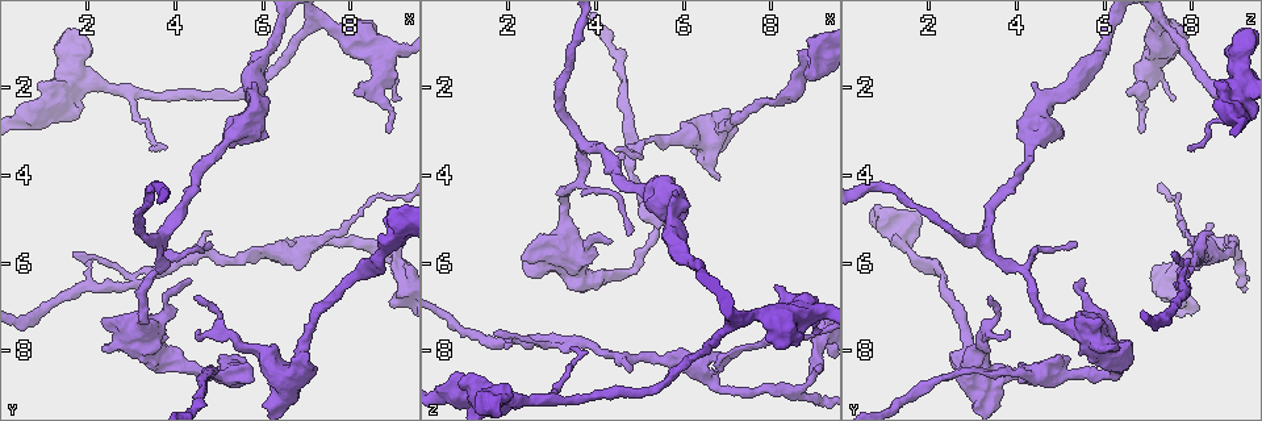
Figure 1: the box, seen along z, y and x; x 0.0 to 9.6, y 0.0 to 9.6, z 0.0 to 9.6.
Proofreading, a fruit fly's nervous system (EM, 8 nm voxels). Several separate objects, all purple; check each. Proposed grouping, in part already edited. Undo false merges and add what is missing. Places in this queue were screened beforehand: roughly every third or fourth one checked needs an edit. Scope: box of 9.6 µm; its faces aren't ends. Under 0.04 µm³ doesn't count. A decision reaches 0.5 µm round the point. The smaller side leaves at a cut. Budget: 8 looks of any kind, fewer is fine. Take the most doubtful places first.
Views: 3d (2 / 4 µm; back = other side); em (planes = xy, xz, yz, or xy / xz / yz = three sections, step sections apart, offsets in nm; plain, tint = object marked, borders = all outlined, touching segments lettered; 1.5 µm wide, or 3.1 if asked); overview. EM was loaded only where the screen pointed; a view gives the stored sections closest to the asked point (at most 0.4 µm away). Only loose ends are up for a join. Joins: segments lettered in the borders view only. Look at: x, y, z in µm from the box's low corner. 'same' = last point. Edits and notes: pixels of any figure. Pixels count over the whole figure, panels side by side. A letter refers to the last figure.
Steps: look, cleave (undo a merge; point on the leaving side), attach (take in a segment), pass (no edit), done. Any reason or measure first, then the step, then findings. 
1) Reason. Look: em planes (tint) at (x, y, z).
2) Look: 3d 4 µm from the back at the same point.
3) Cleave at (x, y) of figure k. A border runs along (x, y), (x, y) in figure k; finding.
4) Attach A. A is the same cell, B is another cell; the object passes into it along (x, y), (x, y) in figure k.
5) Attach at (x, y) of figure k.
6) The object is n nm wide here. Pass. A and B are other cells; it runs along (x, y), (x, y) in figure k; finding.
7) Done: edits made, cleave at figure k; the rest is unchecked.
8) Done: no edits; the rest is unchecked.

Branch stops here. Look: em planes (borders) at (9.00, 5.10, 8.45).

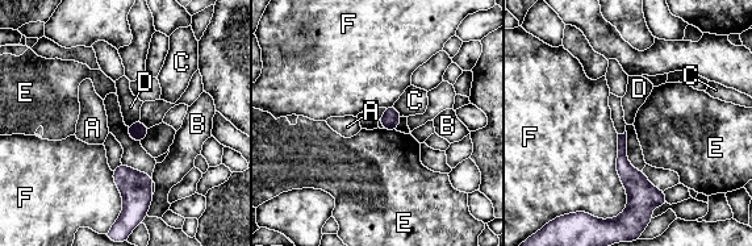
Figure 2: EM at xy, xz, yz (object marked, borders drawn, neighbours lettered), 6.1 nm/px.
Pass. A, B, C, D, E and F are other cells; it runs along (621, 137), (623, 167), (660, 196) in figure 2; none of them fits.

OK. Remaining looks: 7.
Look: em planes (borders) at (9.05, 2.25, 7.55).

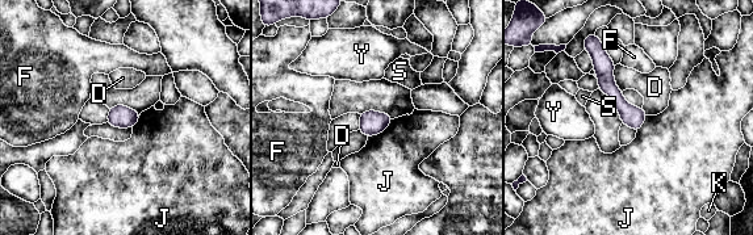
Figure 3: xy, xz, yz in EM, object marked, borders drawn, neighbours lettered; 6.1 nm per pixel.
Pass. D, F, J, K, S and Y are other cells; none of them fits.

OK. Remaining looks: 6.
Tapers out. Look: 3d 2 µm from the back at (4.40, 6.80, 3.45).

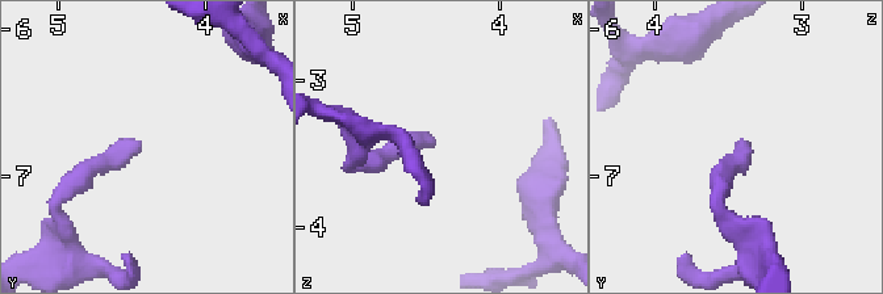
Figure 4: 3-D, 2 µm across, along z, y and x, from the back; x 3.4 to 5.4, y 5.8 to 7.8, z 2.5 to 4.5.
Look: em planes (borders) at (4.44, 6.80, 3.42).

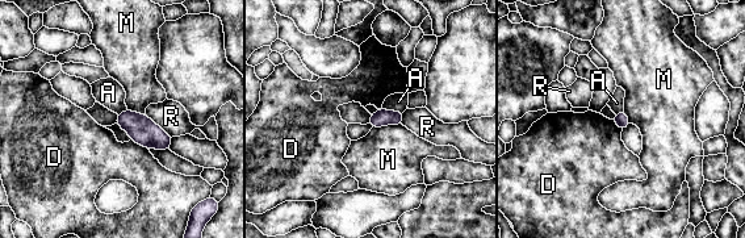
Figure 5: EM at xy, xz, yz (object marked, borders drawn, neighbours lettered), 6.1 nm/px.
The object is 90 nm wide here. Pass. A, D, M and R are other cells; a border runs along (132, 138), (147, 149) in figure 5; no lettered segment goes on from it.

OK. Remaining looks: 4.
Done: no edits; the rest is unchecked.

